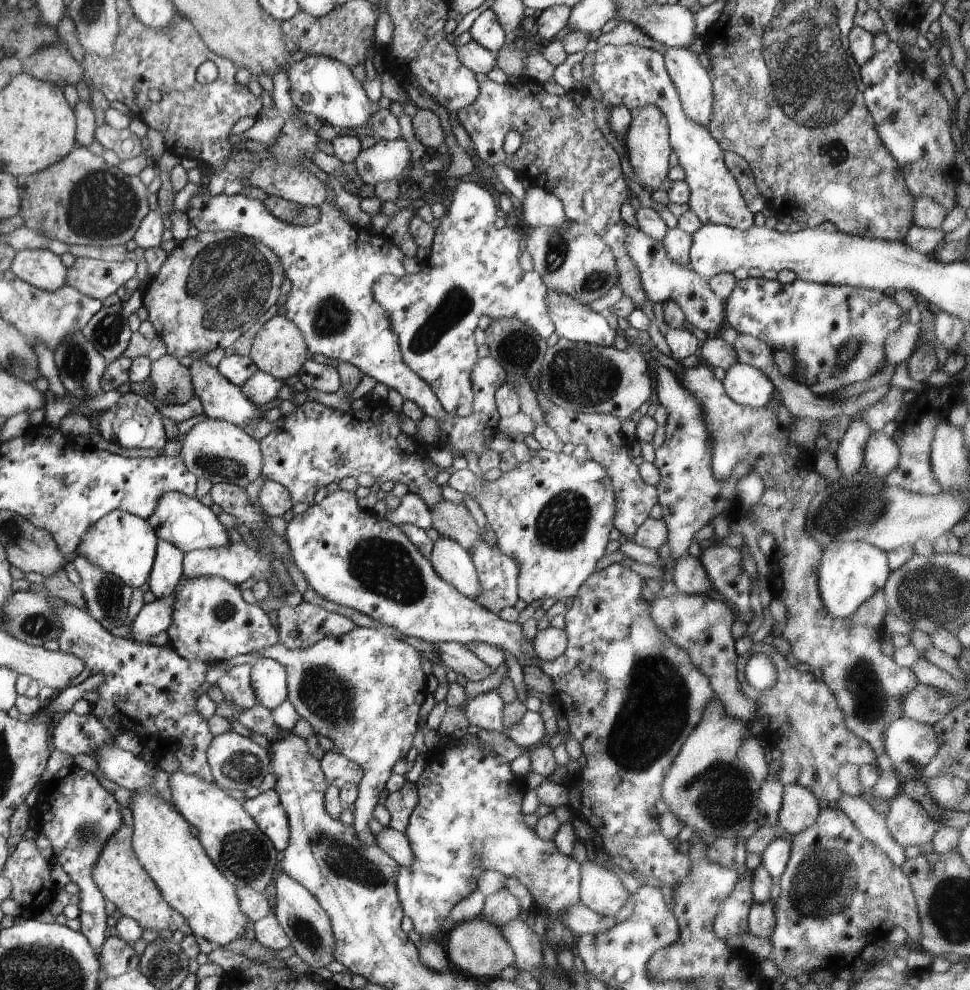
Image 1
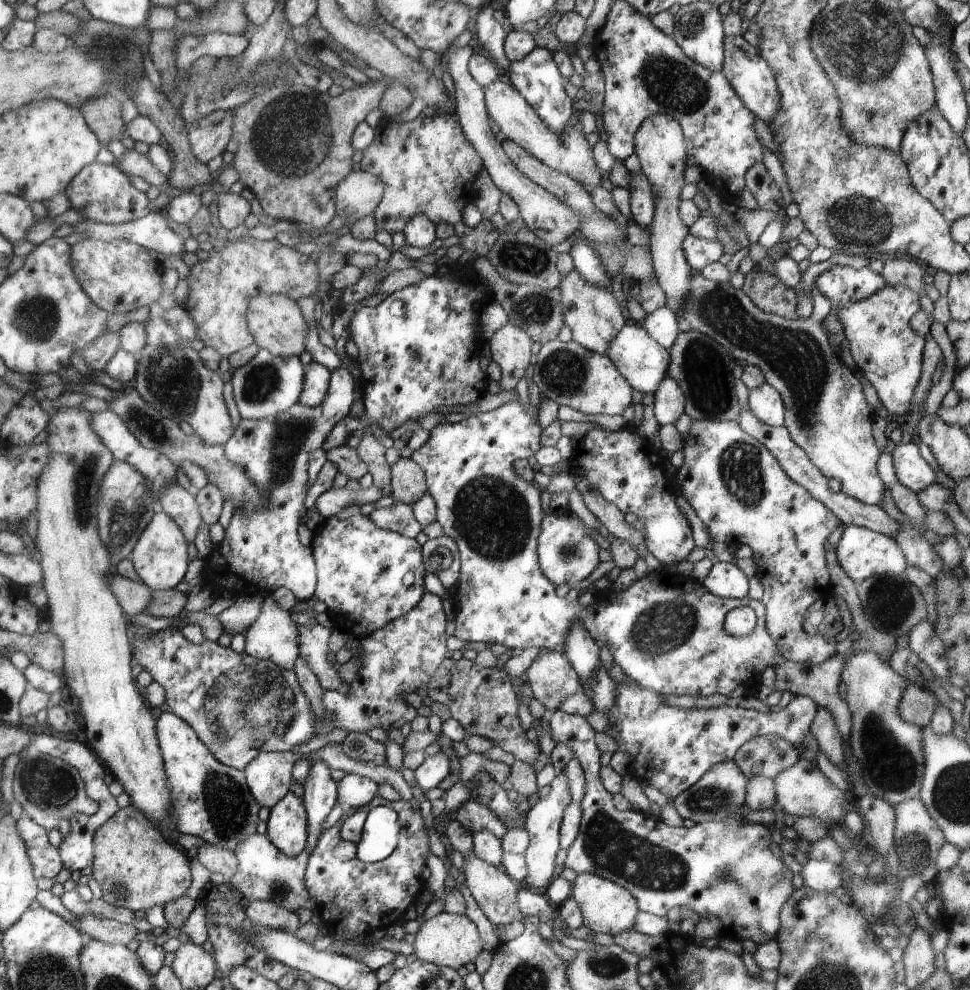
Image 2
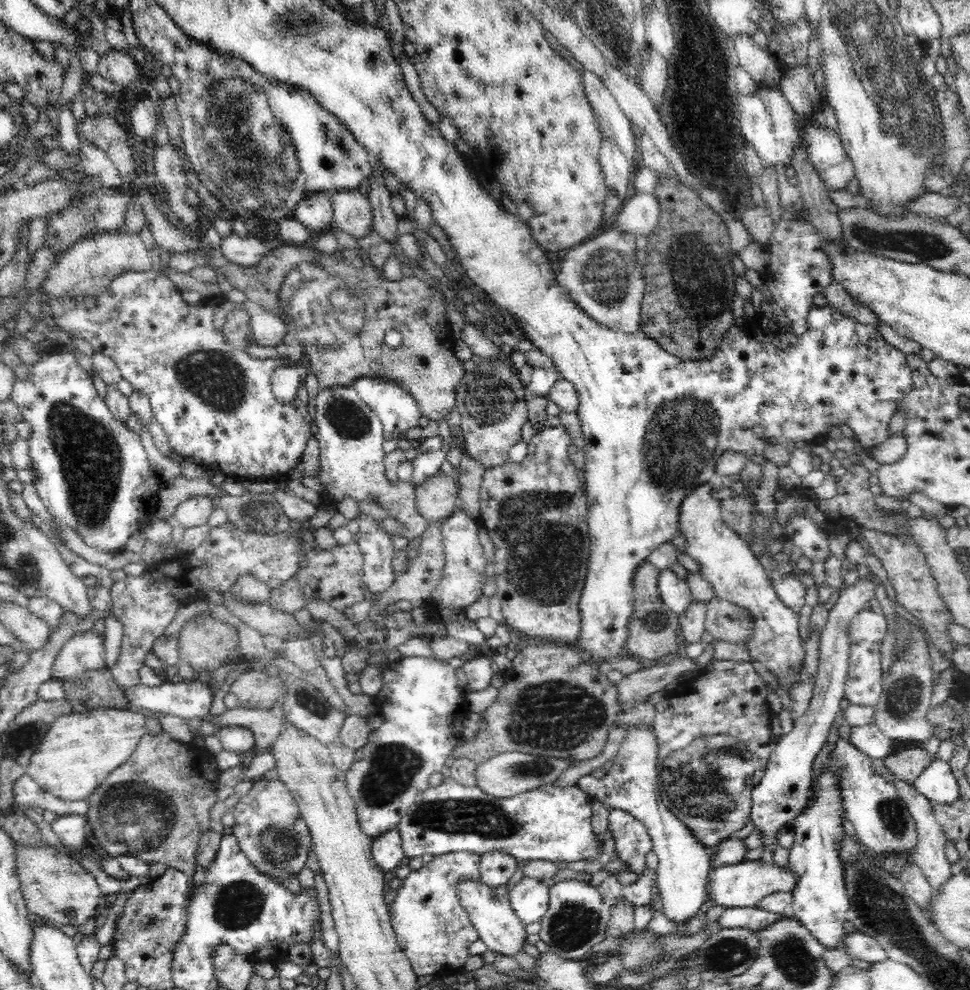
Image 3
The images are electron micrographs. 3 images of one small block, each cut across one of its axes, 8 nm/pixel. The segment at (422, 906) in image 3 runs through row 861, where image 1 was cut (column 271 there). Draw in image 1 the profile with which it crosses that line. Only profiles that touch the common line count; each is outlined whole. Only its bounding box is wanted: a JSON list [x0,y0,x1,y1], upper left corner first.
[260,401,443,508]

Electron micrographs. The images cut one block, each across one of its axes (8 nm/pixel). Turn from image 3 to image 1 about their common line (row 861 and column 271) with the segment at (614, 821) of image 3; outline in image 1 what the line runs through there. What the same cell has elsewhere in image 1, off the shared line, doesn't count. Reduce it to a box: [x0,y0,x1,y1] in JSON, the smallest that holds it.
[169,577,280,663]

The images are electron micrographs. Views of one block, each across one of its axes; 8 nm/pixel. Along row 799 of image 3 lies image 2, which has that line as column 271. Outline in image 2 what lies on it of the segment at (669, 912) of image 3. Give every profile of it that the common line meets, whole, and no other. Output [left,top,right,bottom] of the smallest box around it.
[244,593,300,669]

